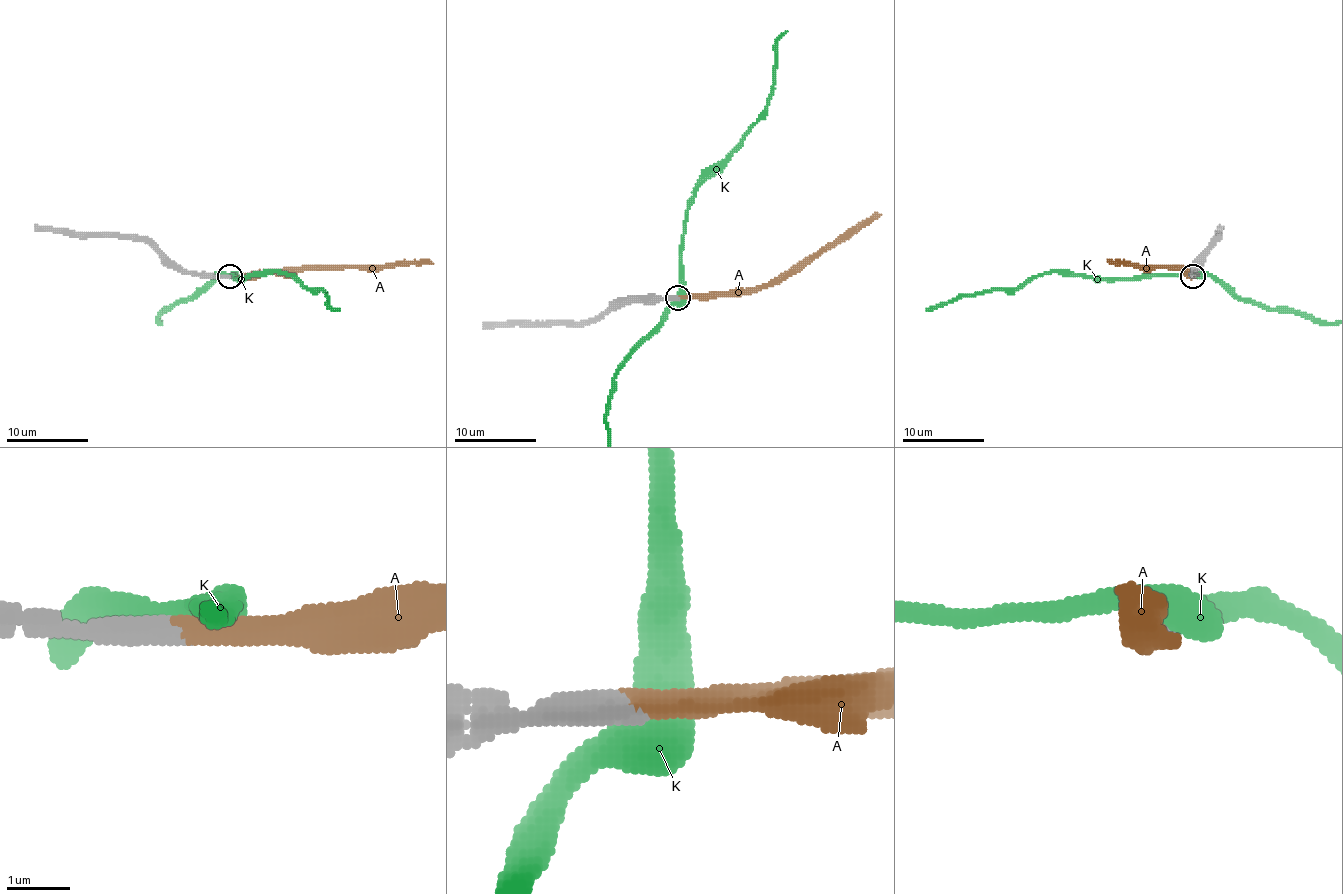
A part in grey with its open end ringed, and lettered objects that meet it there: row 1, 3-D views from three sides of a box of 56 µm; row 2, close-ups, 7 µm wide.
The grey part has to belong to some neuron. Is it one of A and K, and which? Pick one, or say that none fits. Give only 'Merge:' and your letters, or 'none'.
Merge: A

